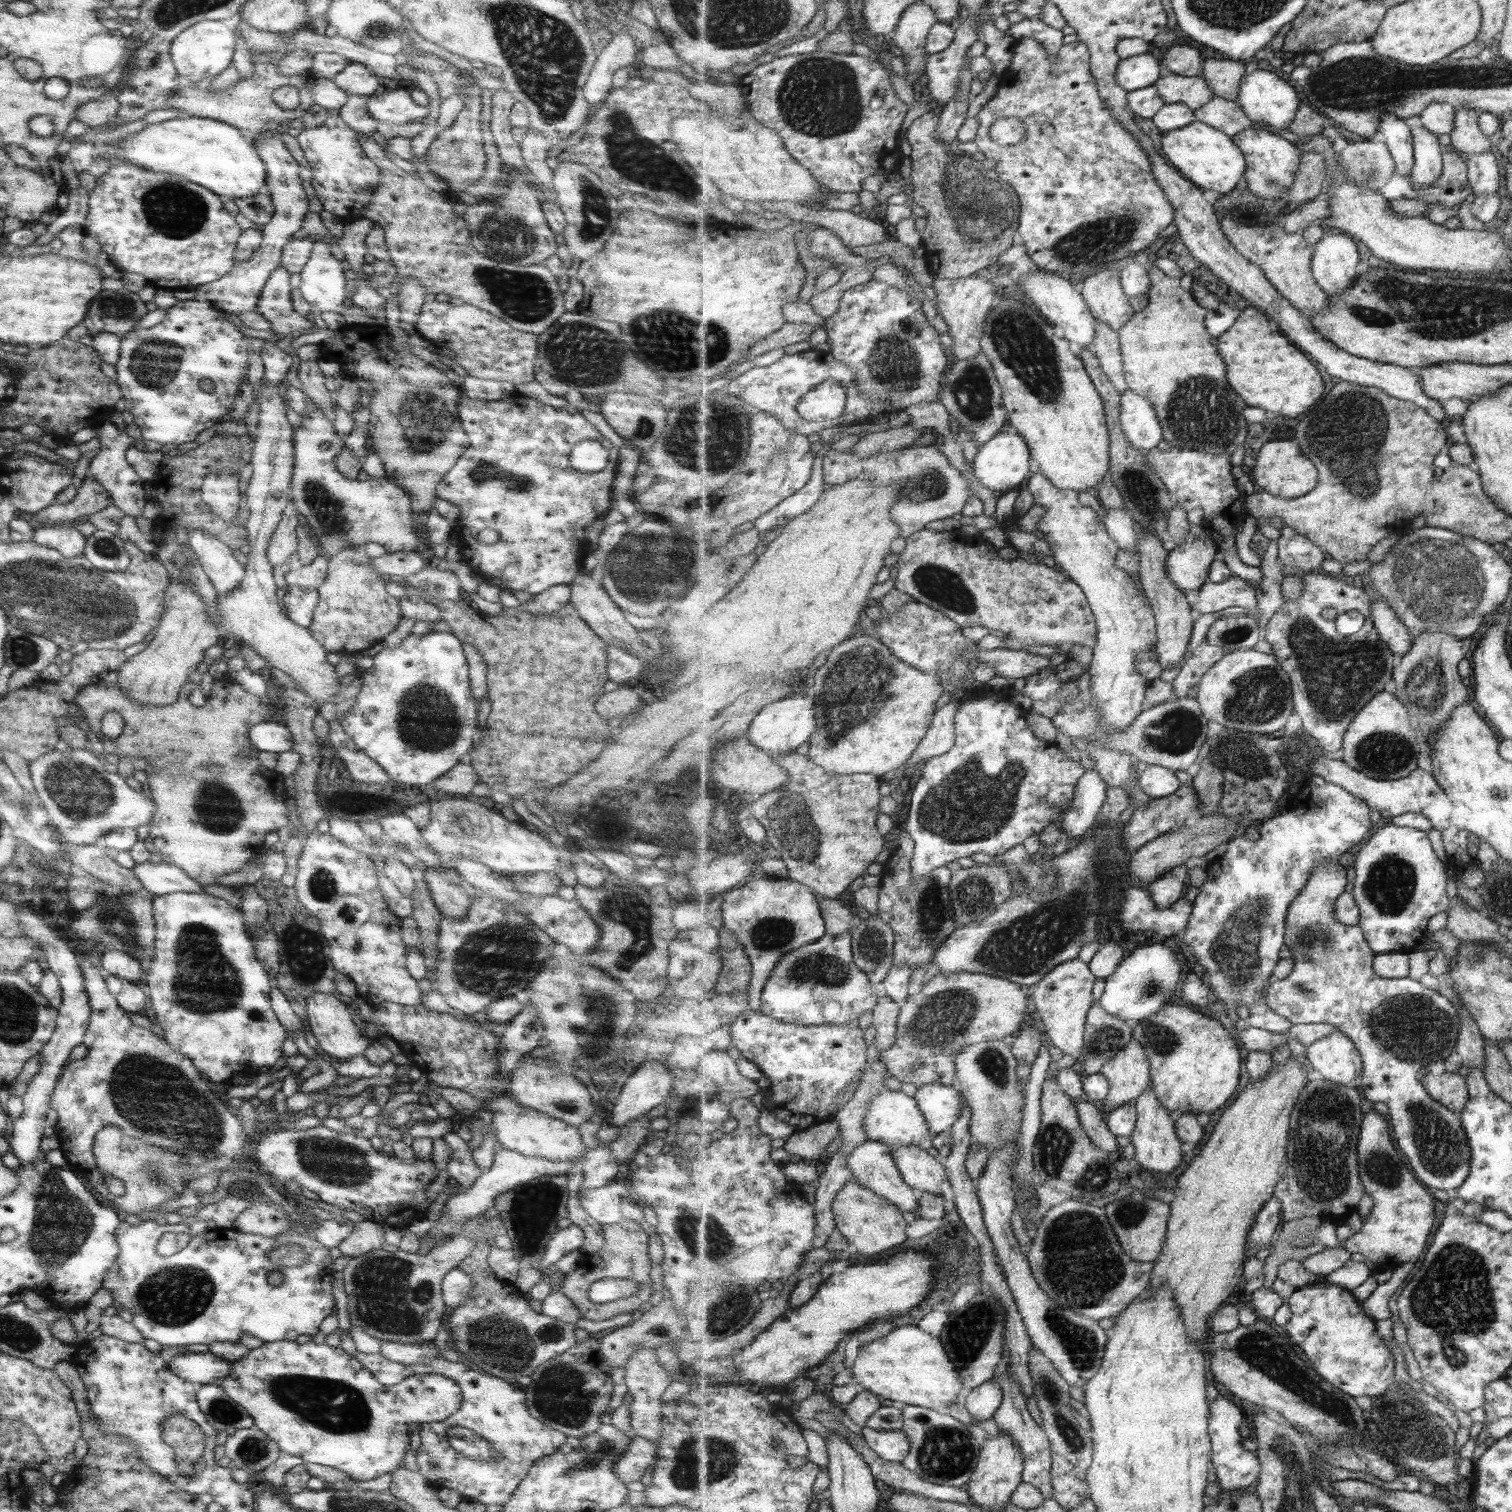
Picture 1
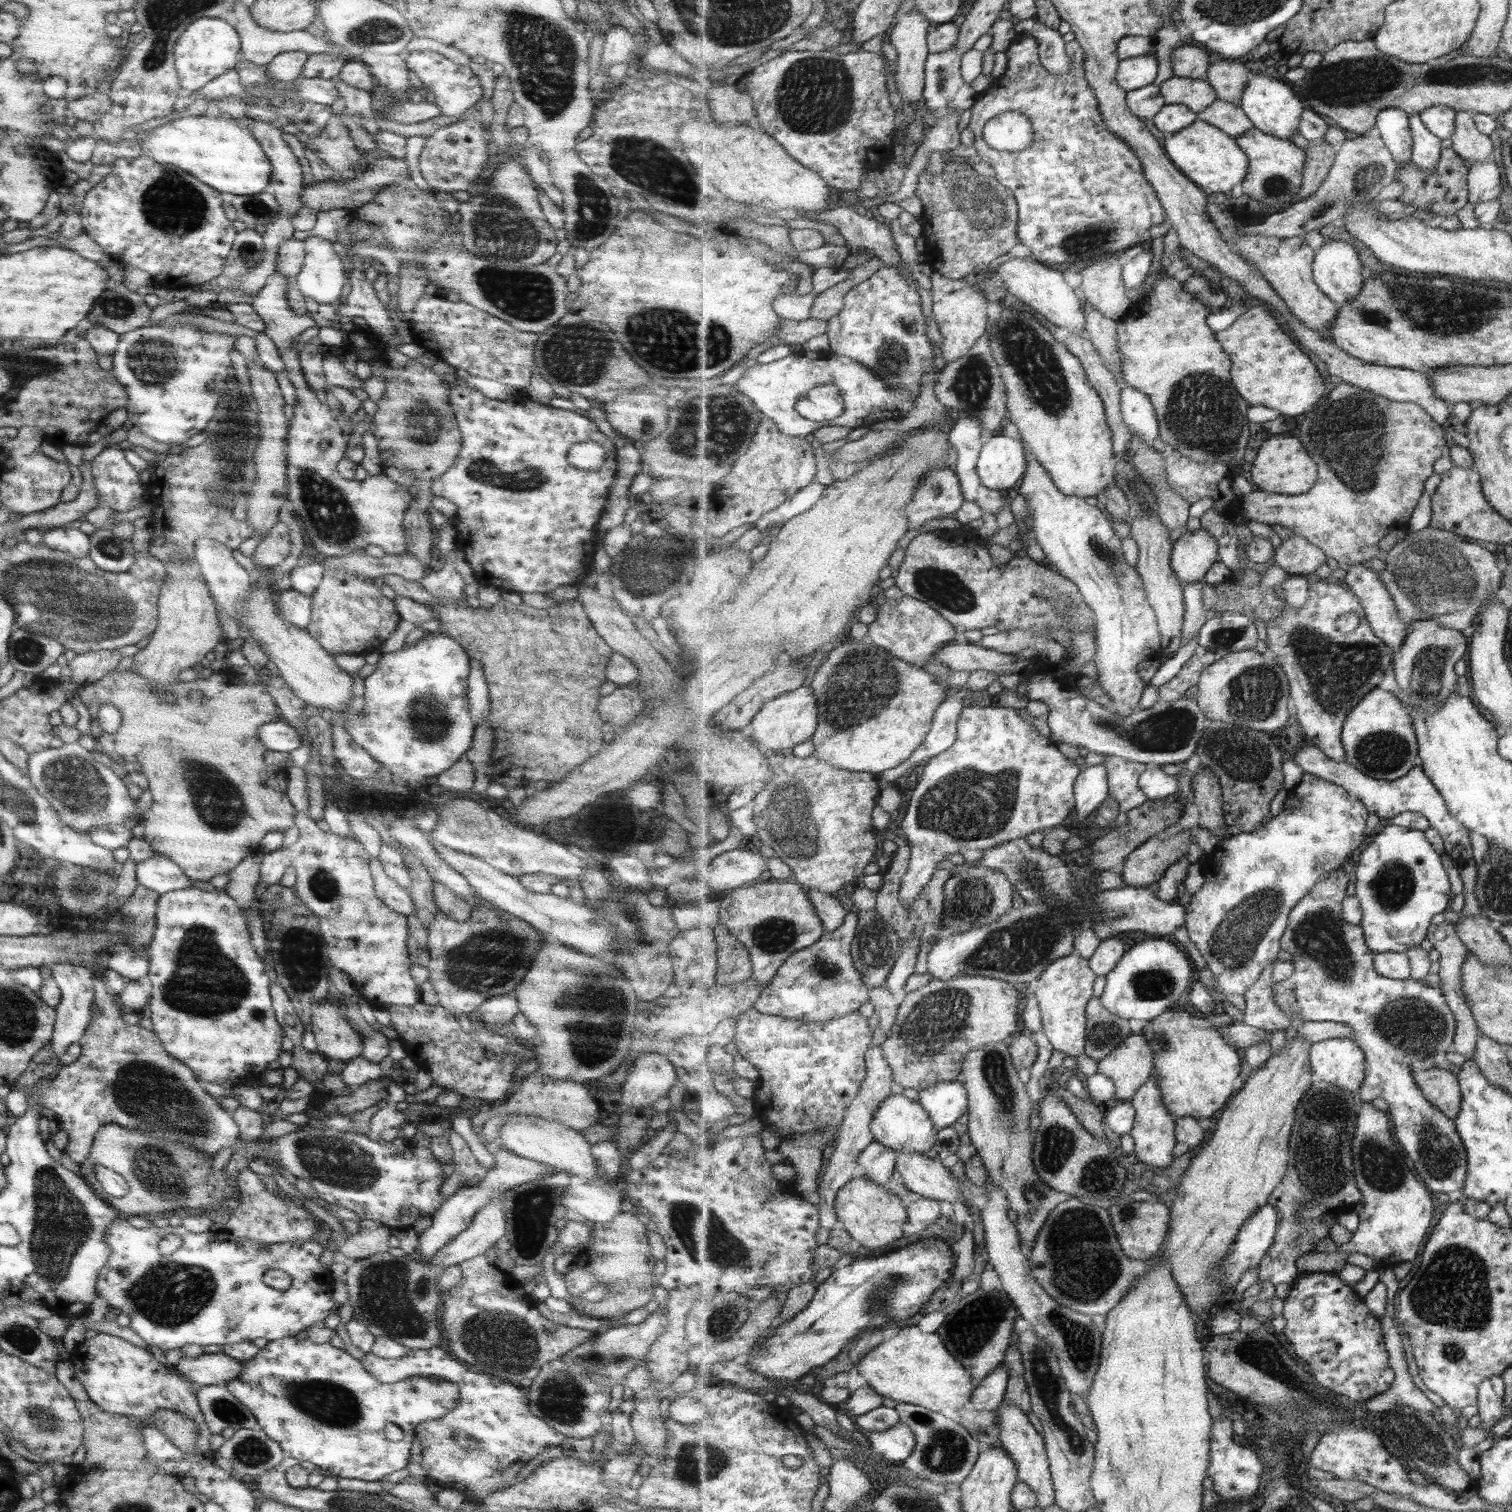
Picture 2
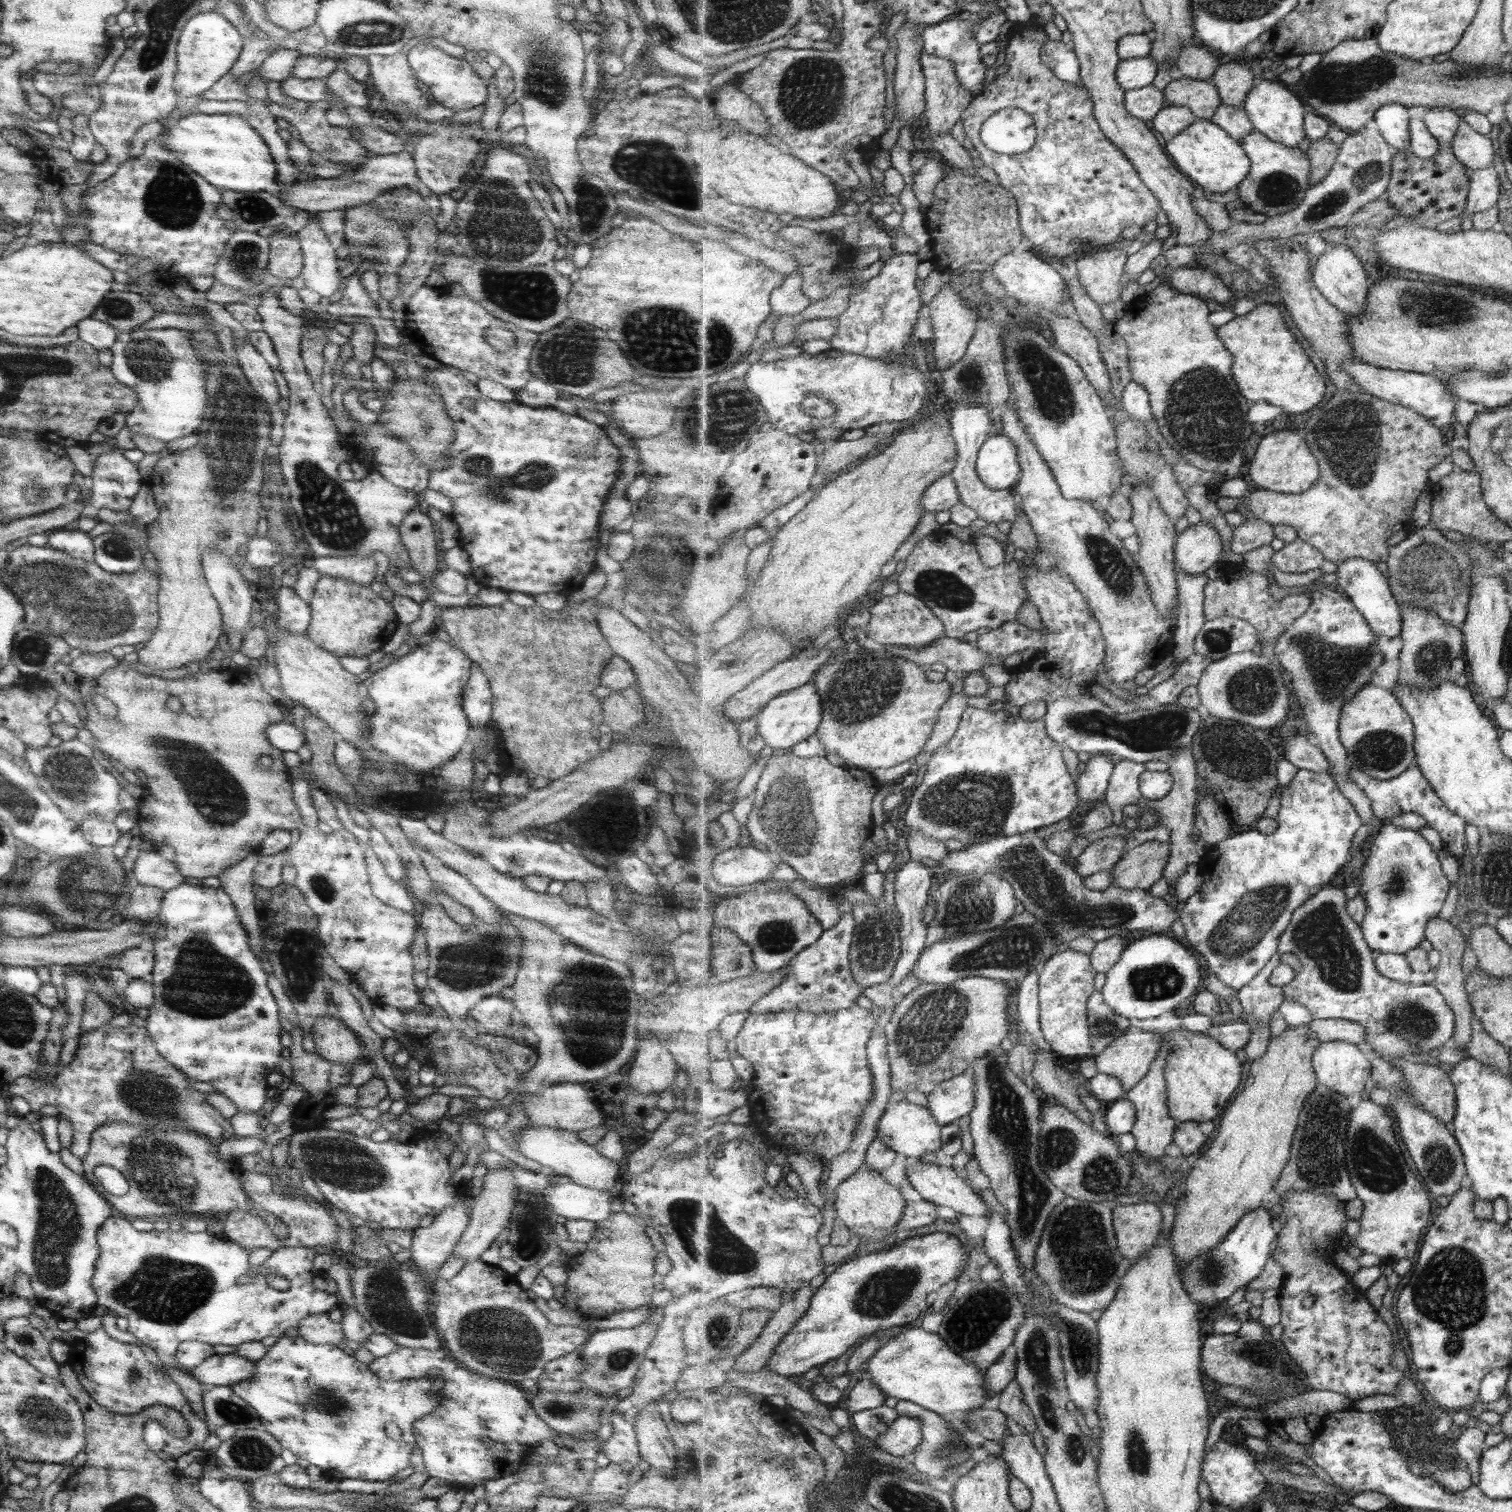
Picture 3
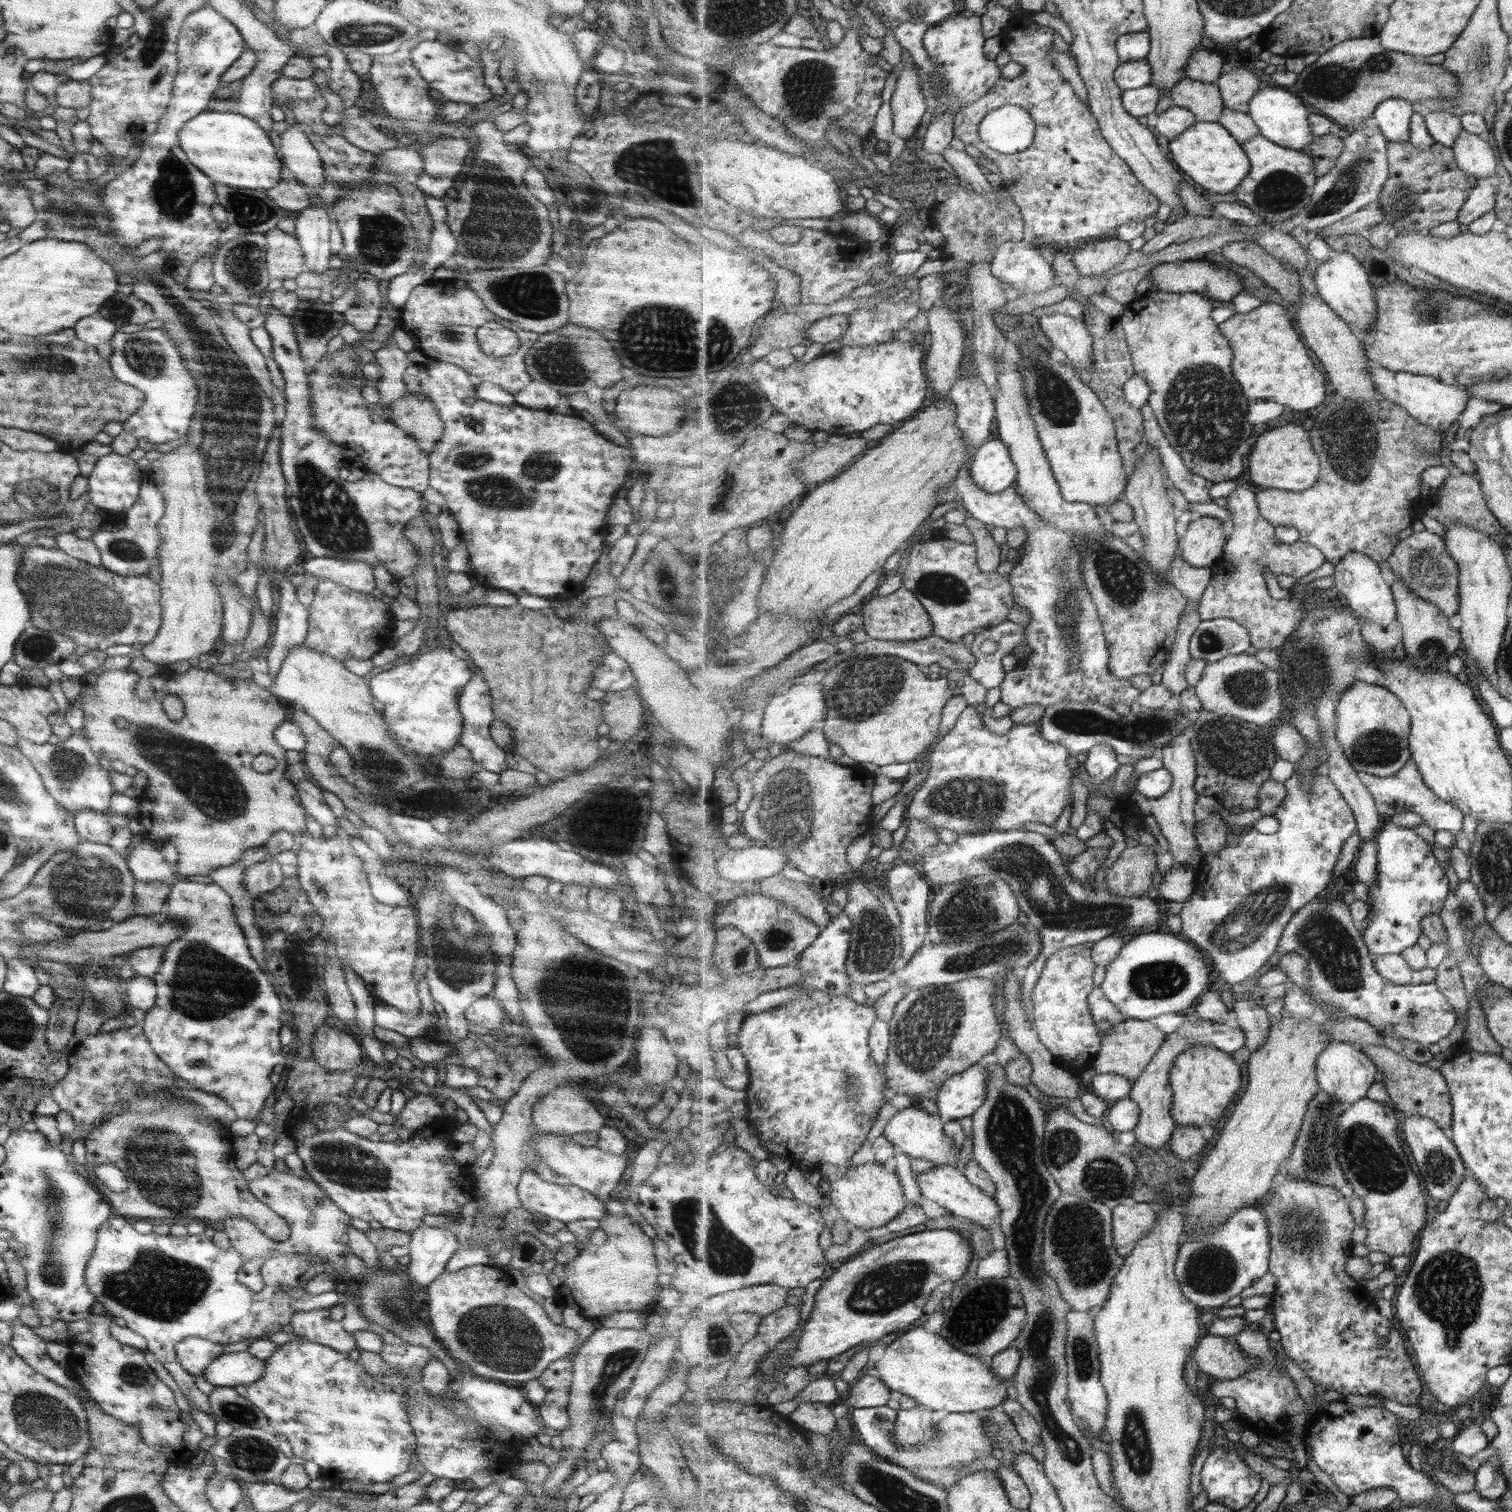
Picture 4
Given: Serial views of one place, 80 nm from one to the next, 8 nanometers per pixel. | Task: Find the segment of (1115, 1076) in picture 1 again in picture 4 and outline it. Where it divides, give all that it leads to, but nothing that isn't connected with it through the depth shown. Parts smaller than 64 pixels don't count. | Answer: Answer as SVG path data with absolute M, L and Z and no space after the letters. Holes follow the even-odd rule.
M1140 1019L1125 1020L1113 1026L1110 1033L1104 1036L1102 1049L1098 1052L1093 1068L1096 1073L1123 1075L1135 1082L1145 1072L1147 1065L1154 1059L1158 1050L1162 1048L1167 1036L1168 1034L1151 1022Z

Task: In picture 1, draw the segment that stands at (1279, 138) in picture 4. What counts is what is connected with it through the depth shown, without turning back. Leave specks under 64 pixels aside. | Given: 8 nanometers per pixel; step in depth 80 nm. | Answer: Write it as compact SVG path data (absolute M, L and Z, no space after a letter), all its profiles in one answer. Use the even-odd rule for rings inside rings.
M1248 70L1240 86L1238 101L1251 120L1272 126L1277 130L1287 130L1291 126L1301 105L1299 92L1279 74L1267 70Z

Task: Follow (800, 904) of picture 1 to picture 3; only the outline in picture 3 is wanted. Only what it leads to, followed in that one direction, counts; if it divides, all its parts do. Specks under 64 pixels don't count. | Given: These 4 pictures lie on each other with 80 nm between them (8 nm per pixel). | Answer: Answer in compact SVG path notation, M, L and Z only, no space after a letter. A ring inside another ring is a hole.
M757 884L743 895L715 900L715 925L736 932L753 950L757 971L774 973L791 964L795 955L806 950L826 933L824 926L807 909L803 900L781 887Z

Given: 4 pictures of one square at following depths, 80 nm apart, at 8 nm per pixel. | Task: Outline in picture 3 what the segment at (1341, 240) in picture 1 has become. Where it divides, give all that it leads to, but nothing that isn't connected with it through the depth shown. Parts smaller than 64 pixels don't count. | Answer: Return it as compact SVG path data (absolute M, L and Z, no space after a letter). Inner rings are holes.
M1334 245L1333 250L1317 257L1313 271L1314 283L1320 291L1346 315L1361 314L1367 308L1370 288L1377 283L1365 272L1363 262L1355 256L1355 252L1347 245Z

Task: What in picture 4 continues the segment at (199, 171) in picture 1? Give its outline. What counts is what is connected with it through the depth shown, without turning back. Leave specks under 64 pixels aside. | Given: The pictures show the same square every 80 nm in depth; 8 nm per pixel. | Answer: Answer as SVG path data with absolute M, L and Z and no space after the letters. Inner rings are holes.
M233 110L203 111L179 129L177 138L187 160L205 176L209 176L213 183L264 191L269 186L275 186L286 175L272 136L256 122L235 114Z

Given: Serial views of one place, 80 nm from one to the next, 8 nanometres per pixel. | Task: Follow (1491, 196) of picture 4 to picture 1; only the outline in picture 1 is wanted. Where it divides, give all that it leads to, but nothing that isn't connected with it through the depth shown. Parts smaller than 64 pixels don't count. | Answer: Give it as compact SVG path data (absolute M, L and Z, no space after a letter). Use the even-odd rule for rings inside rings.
M1493 152L1471 154L1468 158L1468 178L1473 187L1474 196L1493 194L1501 188L1501 168Z

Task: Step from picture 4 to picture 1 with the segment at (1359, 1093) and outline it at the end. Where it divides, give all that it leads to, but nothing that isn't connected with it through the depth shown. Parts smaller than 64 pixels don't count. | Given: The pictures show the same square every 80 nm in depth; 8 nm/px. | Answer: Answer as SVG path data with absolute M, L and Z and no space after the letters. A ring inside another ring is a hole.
M1334 1032L1306 1047L1308 1062L1325 1080L1347 1087L1359 1084L1357 1078L1363 1076L1364 1060L1355 1042L1344 1032Z

